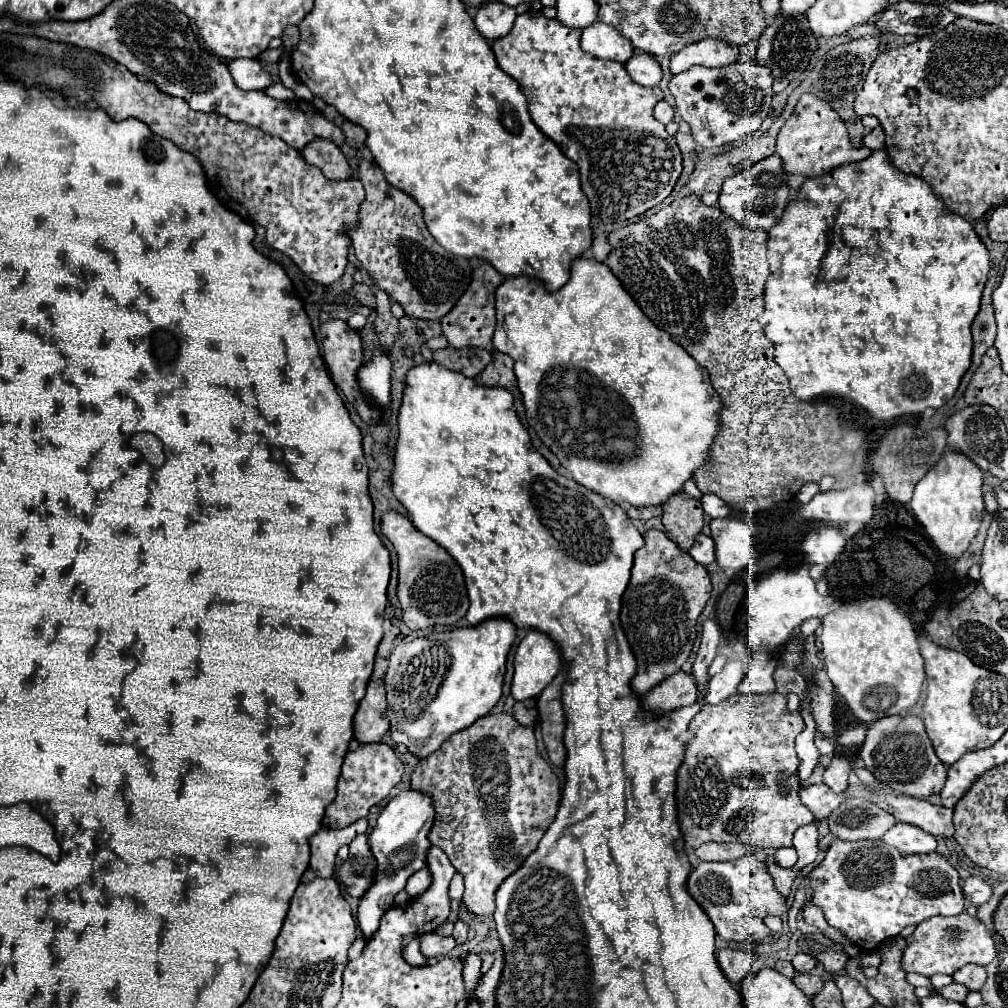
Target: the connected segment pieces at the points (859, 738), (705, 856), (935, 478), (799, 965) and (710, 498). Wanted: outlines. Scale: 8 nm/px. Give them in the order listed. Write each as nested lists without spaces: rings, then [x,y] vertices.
[[[855,726],[855,728],[851,728],[851,730],[845,730],[845,732],[837,738],[837,742],[839,742],[841,746],[861,746],[863,740],[865,740],[865,726]]]
[[[707,842],[695,850],[699,860],[735,860],[747,854],[745,844],[717,844]]]
[[[949,448],[943,452],[937,464],[917,482],[911,498],[911,510],[943,556],[959,558],[975,538],[985,510],[981,486],[983,470],[979,470],[975,462],[971,462],[965,454]]]
[[[797,954],[797,956],[793,958],[795,970],[797,970],[797,972],[803,972],[803,974],[807,974],[815,964],[817,964],[817,960],[811,958],[809,954]]]
[[[705,494],[701,498],[703,510],[705,514],[709,514],[711,518],[725,518],[731,515],[732,509],[721,498],[717,498],[715,494]]]

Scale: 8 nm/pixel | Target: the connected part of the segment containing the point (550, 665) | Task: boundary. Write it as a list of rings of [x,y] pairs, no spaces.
[[[531,630],[521,640],[515,654],[515,676],[511,684],[513,698],[535,698],[561,668],[563,656],[557,642],[541,630]]]

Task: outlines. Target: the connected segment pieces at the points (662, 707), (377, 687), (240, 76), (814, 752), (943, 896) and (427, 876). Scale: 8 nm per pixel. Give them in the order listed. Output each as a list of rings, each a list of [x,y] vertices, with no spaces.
[[[677,672],[655,686],[641,700],[641,708],[649,718],[653,718],[653,714],[655,718],[659,718],[661,714],[675,712],[681,706],[691,706],[693,702],[697,702],[697,686],[693,682],[693,676]]]
[[[371,680],[365,698],[359,702],[359,710],[355,714],[355,738],[363,744],[379,742],[383,734],[389,730],[387,720],[387,700],[385,700],[385,684],[383,680]]]
[[[249,58],[231,60],[229,72],[241,90],[263,90],[269,84],[273,84],[271,74],[265,72],[255,60],[249,60]]]
[[[805,696],[803,704],[801,704],[801,716],[805,720],[805,730],[797,736],[797,756],[799,756],[799,770],[797,770],[797,776],[799,776],[799,782],[803,786],[803,782],[811,776],[813,768],[817,766],[819,762],[819,750],[815,746],[815,720],[809,712],[809,698]]]
[[[835,838],[821,864],[809,872],[811,904],[819,906],[825,920],[843,930],[861,950],[873,950],[883,940],[897,936],[905,926],[931,916],[955,916],[965,908],[959,872],[937,852],[901,854],[883,840],[845,842]]]
[[[425,868],[425,870],[419,870],[413,878],[409,878],[409,882],[407,882],[407,886],[405,886],[405,892],[407,892],[411,898],[417,898],[417,896],[421,896],[421,892],[425,892],[429,886],[431,886],[431,870]]]

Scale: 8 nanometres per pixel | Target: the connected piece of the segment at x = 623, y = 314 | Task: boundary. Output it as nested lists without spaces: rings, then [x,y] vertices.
[[[573,262],[571,266],[571,278],[569,282],[557,290],[547,292],[543,286],[539,286],[537,280],[519,276],[519,278],[507,278],[495,292],[497,302],[497,326],[493,334],[493,348],[497,352],[509,354],[515,360],[515,376],[519,382],[519,390],[523,392],[523,404],[527,408],[527,422],[537,432],[537,436],[543,440],[543,444],[559,458],[561,466],[571,474],[575,482],[589,488],[591,492],[603,496],[605,500],[621,506],[659,506],[667,502],[673,494],[683,490],[683,484],[693,476],[693,472],[705,462],[709,462],[709,452],[713,446],[715,436],[721,430],[721,398],[717,390],[711,386],[709,378],[701,370],[695,358],[691,358],[683,346],[675,344],[667,332],[659,330],[645,314],[643,310],[621,290],[621,282],[613,278],[613,274],[607,270],[607,266],[599,262]]]

